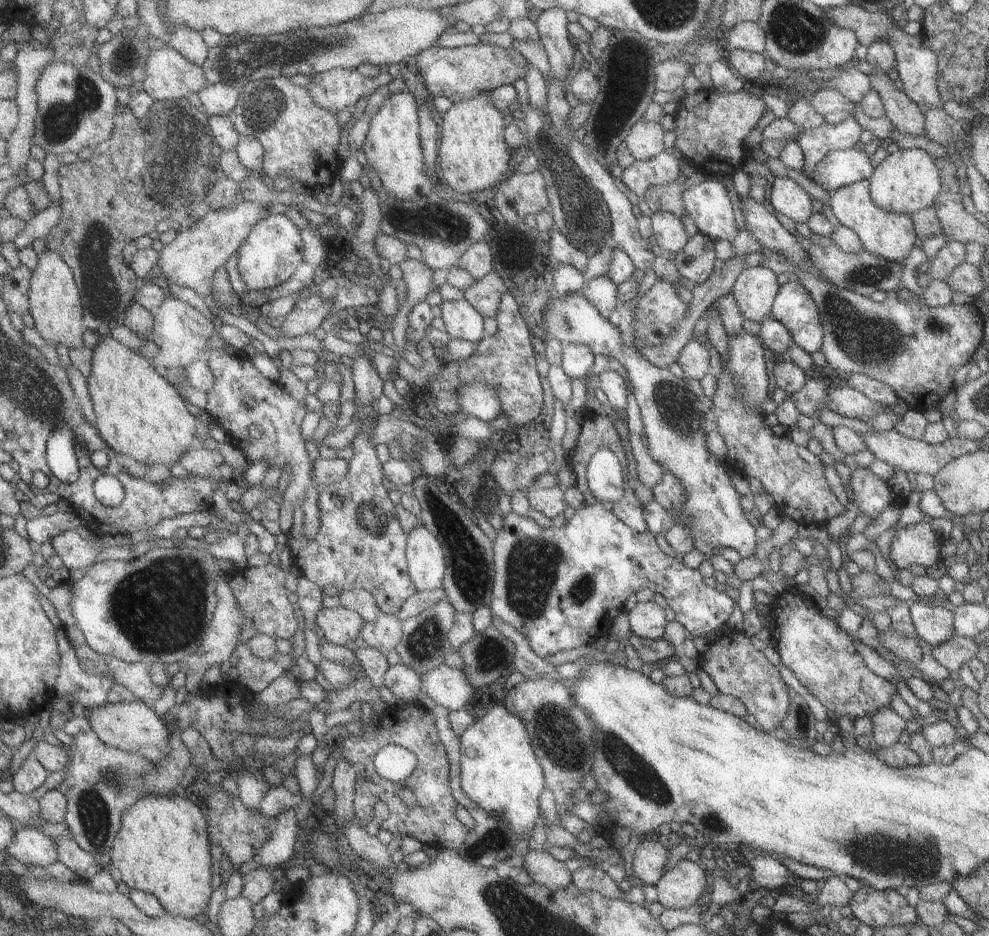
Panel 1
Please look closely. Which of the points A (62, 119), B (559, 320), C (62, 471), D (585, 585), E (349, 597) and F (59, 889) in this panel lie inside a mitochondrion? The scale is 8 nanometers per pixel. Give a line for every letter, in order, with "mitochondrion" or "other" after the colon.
A: mitochondrion
B: mitochondrion
C: other
D: mitochondrion
E: other
F: other

